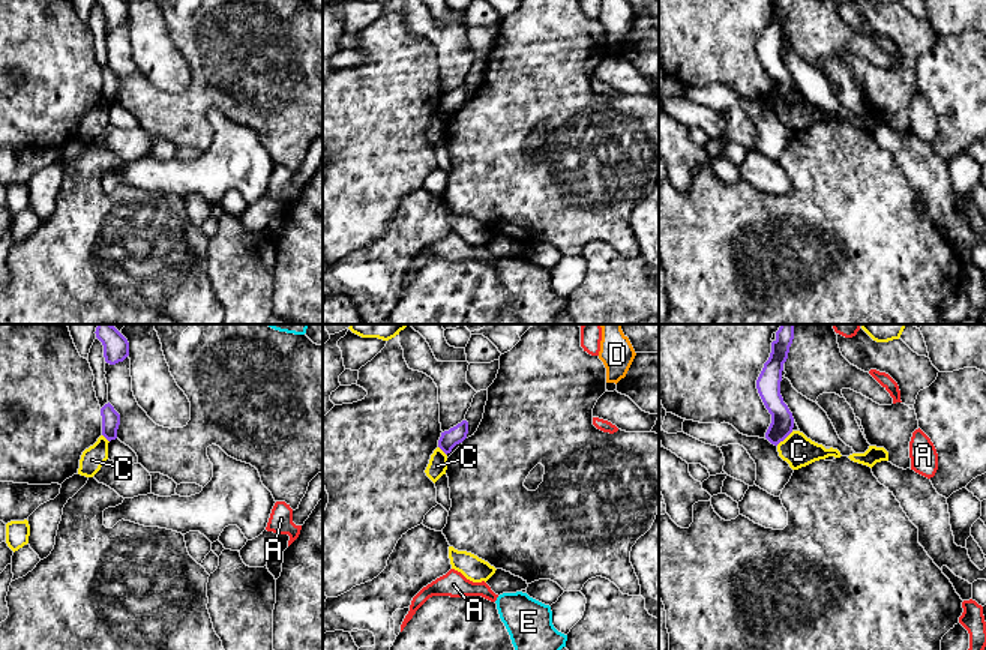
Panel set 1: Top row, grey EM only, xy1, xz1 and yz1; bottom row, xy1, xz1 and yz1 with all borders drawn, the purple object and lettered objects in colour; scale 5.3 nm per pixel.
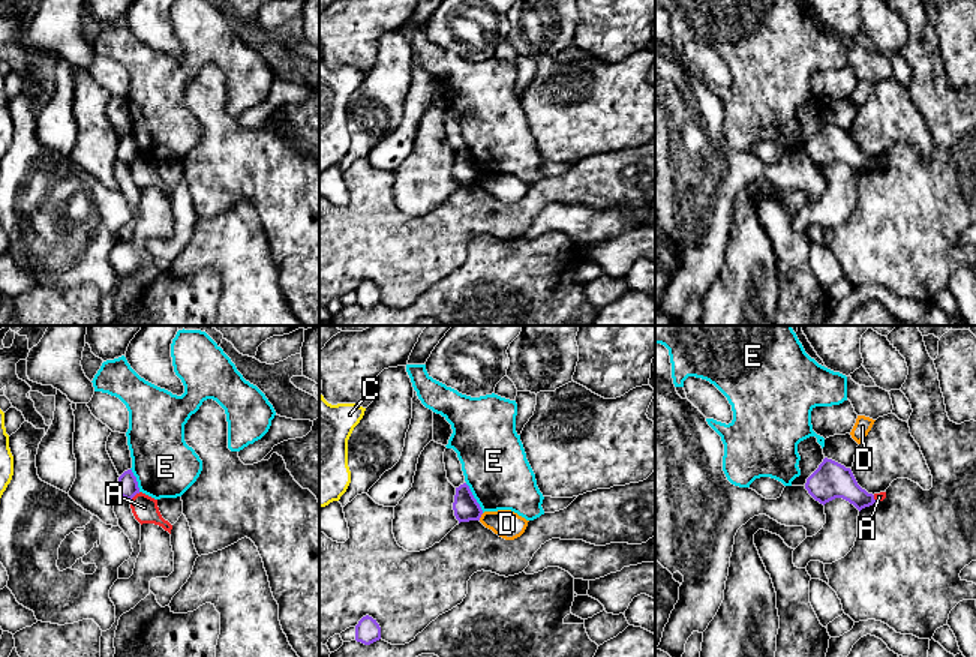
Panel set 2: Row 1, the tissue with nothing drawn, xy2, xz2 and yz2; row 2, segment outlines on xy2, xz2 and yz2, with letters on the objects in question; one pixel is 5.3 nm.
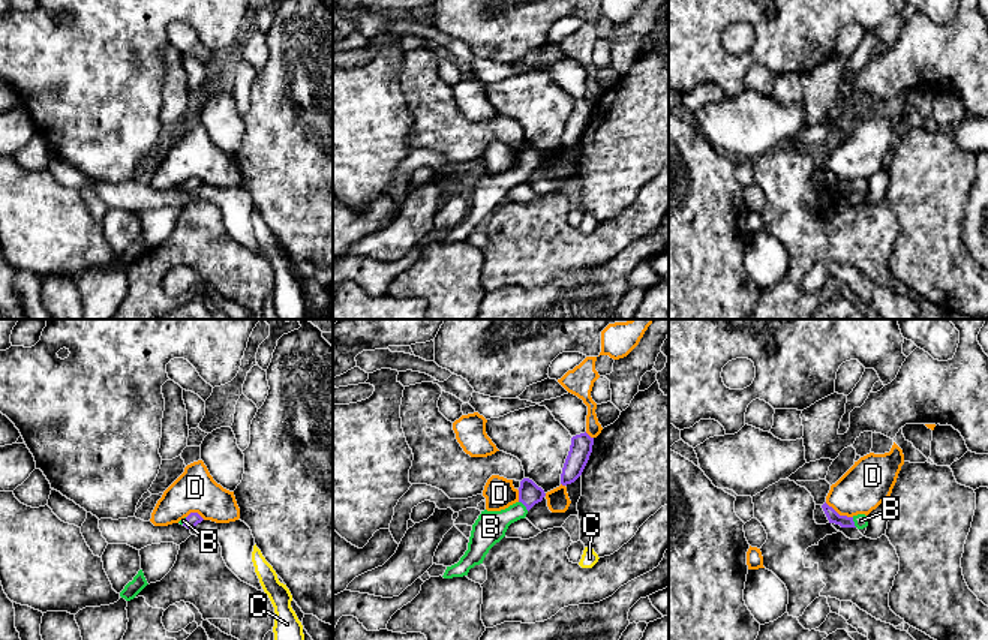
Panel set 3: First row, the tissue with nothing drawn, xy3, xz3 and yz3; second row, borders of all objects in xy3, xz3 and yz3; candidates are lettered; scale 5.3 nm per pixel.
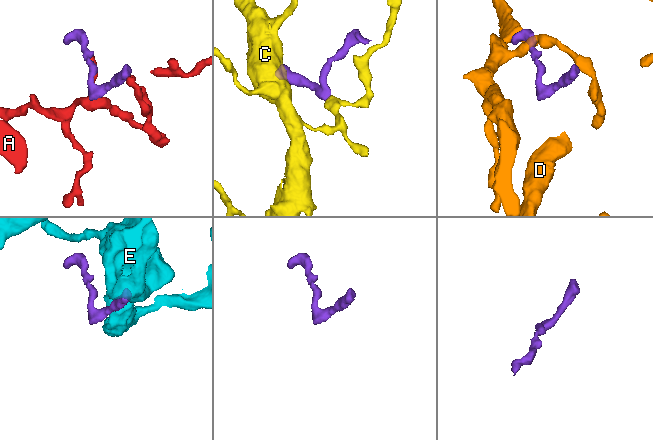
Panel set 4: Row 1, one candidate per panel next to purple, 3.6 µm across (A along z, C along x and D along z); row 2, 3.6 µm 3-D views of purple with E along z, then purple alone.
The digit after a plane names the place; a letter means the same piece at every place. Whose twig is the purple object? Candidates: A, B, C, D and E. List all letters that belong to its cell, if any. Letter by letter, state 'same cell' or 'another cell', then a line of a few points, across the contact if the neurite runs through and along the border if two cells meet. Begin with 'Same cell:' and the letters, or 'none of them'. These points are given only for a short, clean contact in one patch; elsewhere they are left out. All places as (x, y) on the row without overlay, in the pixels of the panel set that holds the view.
Same cell: B
A: another cell
B: same cell; line xz3 (529, 158), (523, 168), (491, 191)
C: another cell; line yz1 (793, 95), (776, 108)
D: another cell
E: another cell; line xz2 (465, 147), (483, 176)

